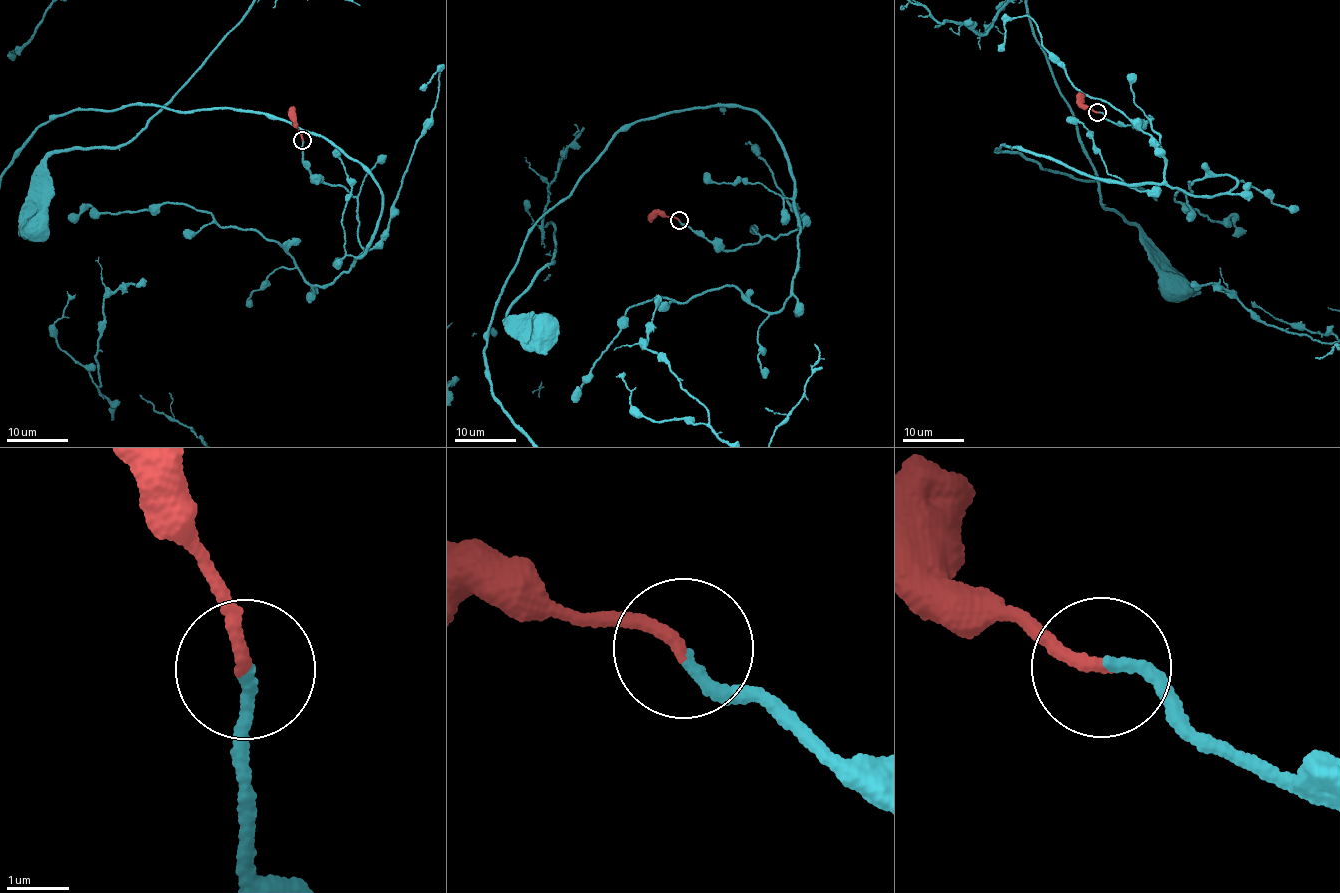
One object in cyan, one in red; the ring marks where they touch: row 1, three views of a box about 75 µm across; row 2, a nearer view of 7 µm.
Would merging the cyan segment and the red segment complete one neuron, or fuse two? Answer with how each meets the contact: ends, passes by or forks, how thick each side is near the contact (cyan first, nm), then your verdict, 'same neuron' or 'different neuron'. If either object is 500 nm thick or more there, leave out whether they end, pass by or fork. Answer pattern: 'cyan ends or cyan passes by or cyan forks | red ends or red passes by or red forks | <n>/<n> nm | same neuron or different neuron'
cyan ends | red ends | 190/200 nm | same neuron

